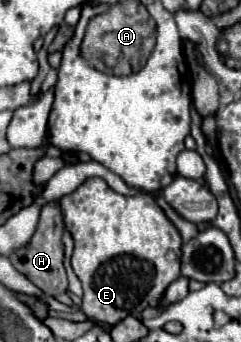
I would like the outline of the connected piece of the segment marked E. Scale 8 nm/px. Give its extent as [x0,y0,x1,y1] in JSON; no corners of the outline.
[57,178,181,326]

